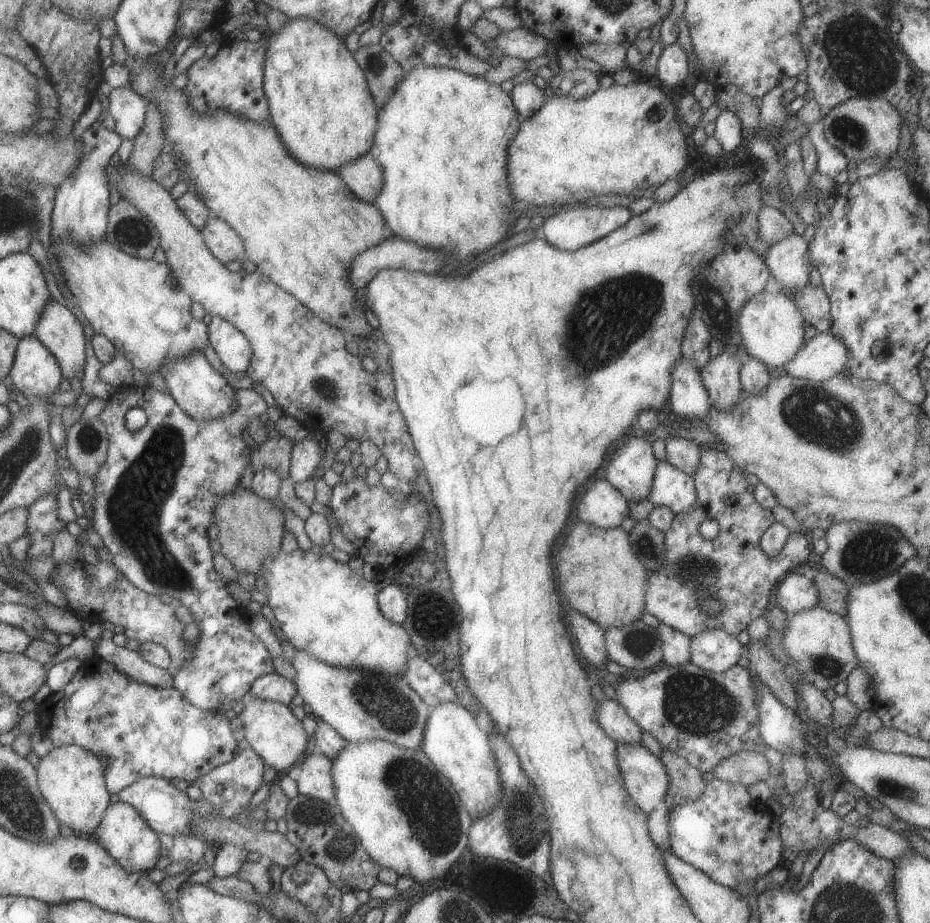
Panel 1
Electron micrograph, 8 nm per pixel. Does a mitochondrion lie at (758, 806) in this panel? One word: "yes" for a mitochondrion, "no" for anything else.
no

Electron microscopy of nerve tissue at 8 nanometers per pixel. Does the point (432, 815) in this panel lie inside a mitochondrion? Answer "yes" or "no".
yes

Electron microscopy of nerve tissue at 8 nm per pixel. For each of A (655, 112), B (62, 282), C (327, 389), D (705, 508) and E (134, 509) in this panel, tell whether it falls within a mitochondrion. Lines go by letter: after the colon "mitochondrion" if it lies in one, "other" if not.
A: other
B: other
C: mitochondrion
D: other
E: mitochondrion

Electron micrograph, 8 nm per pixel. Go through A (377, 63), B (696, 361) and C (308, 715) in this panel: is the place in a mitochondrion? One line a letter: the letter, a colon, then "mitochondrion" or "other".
A: mitochondrion
B: other
C: other

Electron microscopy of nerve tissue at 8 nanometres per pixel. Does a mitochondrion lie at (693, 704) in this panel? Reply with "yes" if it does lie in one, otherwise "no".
yes

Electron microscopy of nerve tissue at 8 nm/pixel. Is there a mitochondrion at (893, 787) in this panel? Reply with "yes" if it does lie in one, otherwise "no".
yes

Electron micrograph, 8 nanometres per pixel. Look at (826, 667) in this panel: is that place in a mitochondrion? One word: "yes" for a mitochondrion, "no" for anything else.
yes

